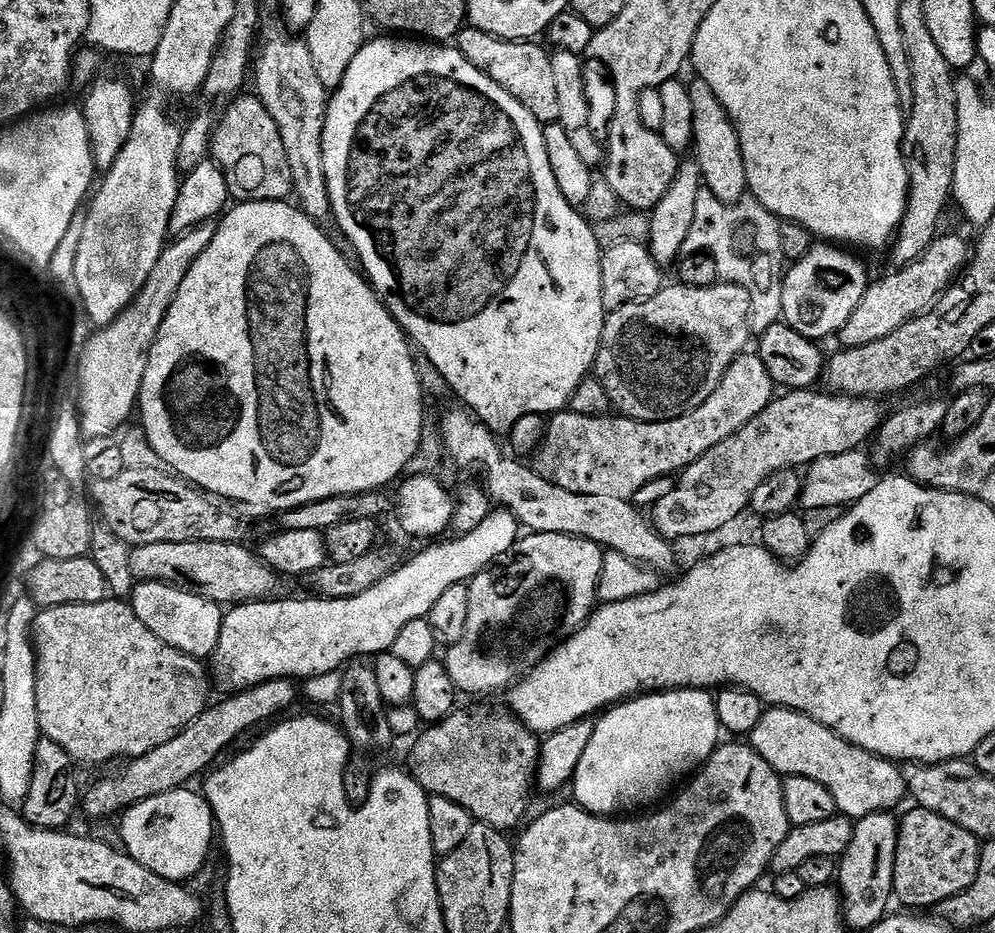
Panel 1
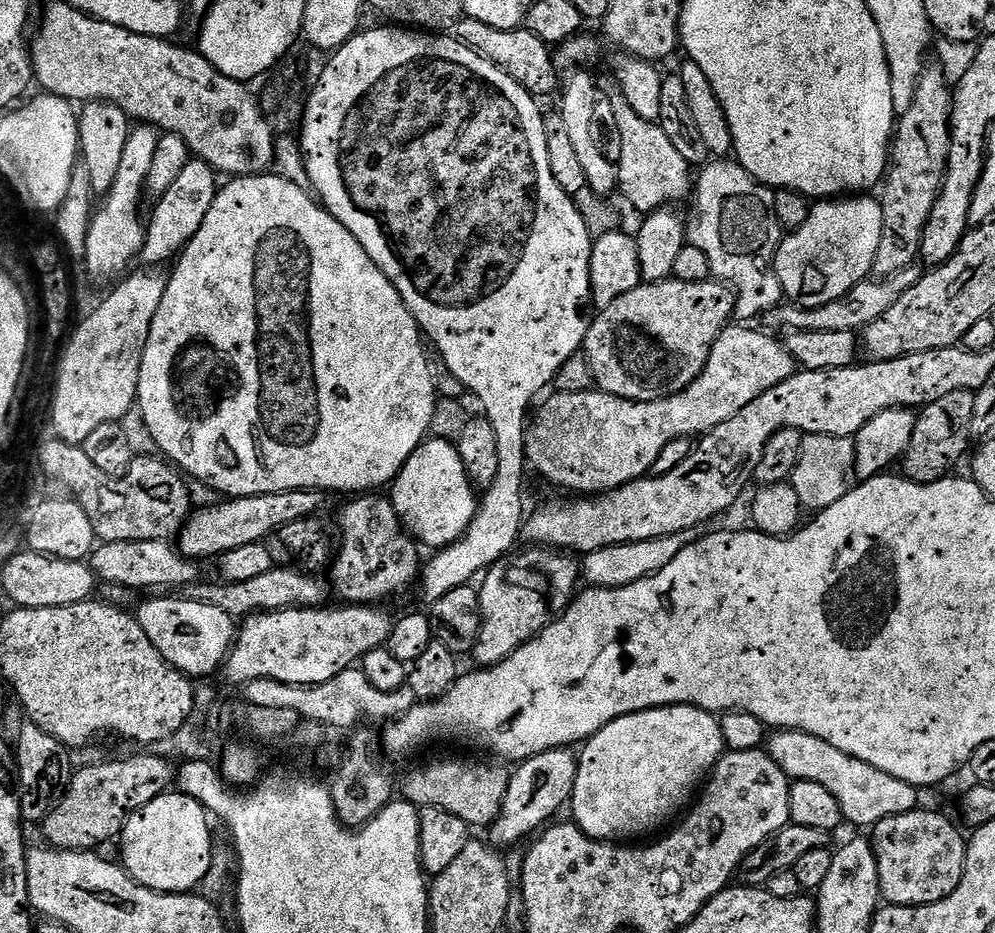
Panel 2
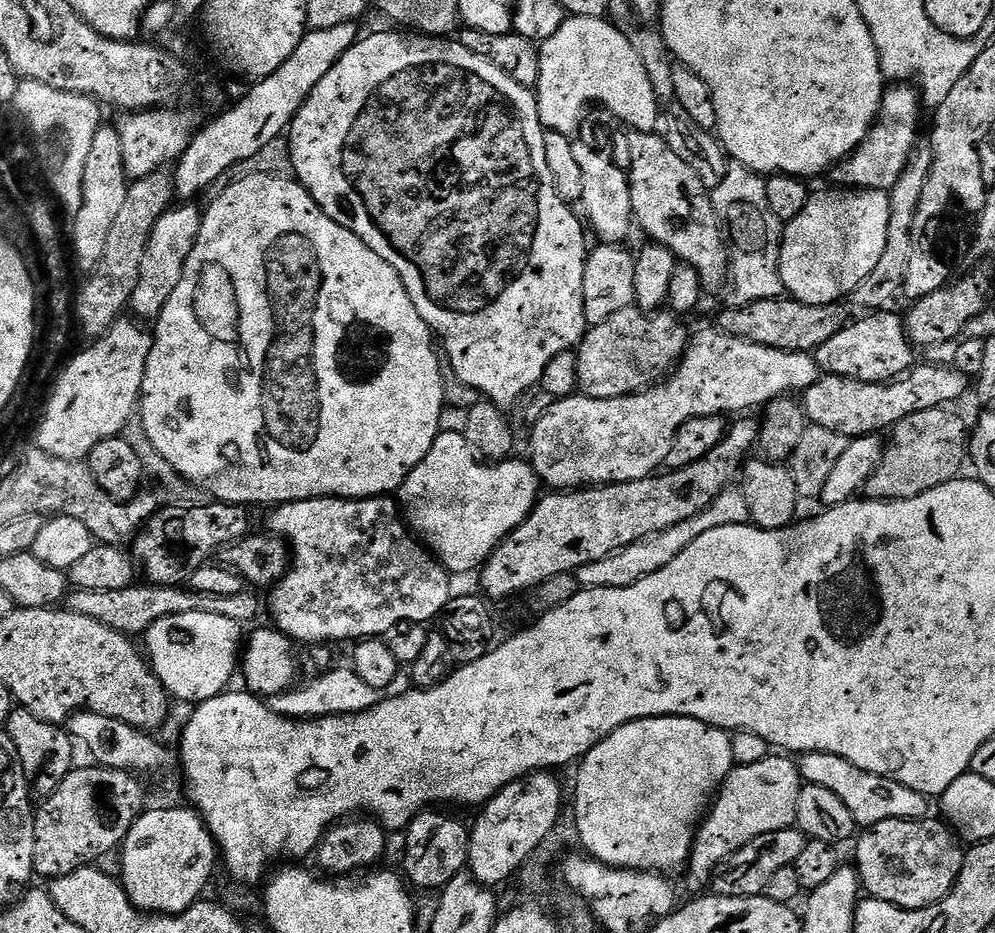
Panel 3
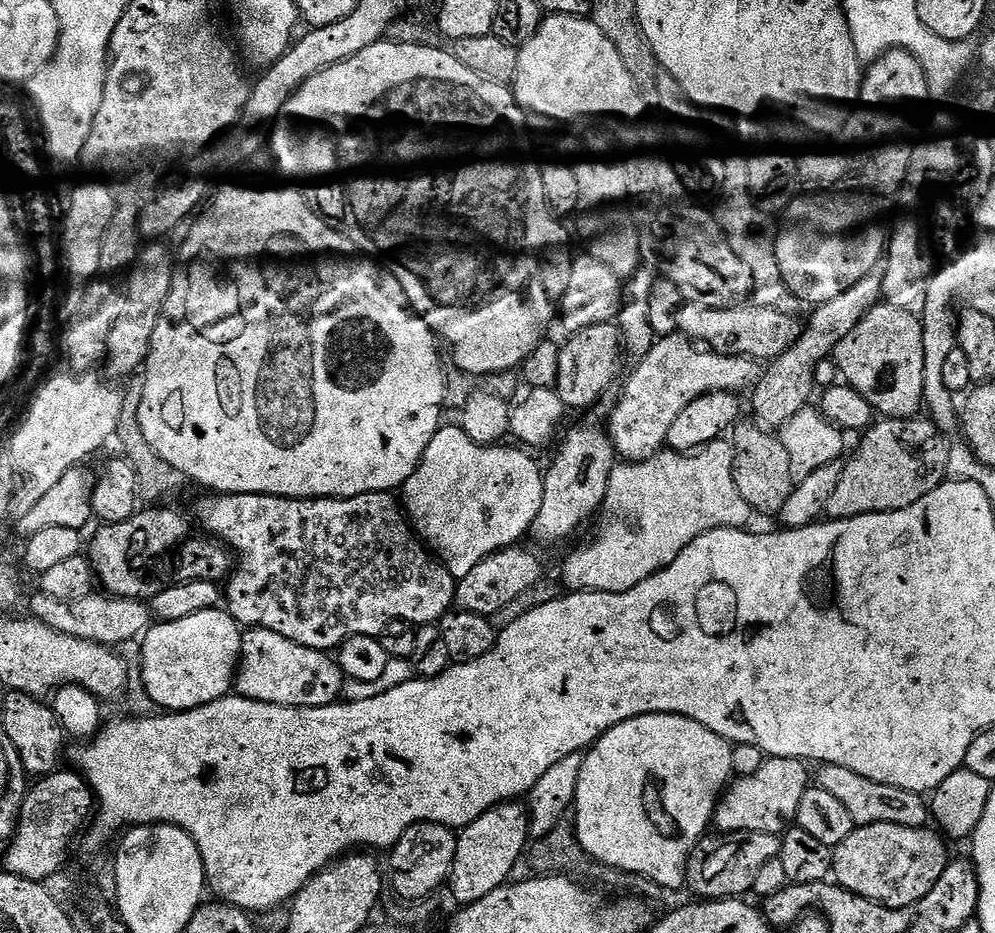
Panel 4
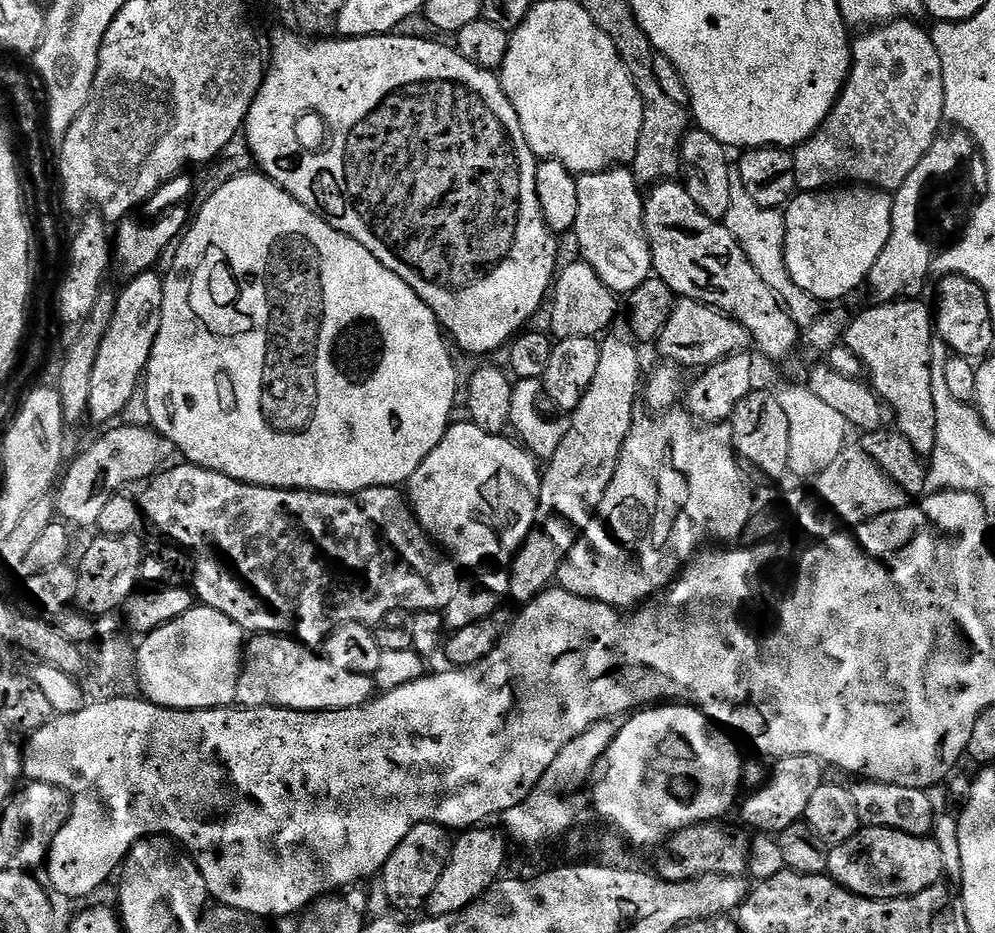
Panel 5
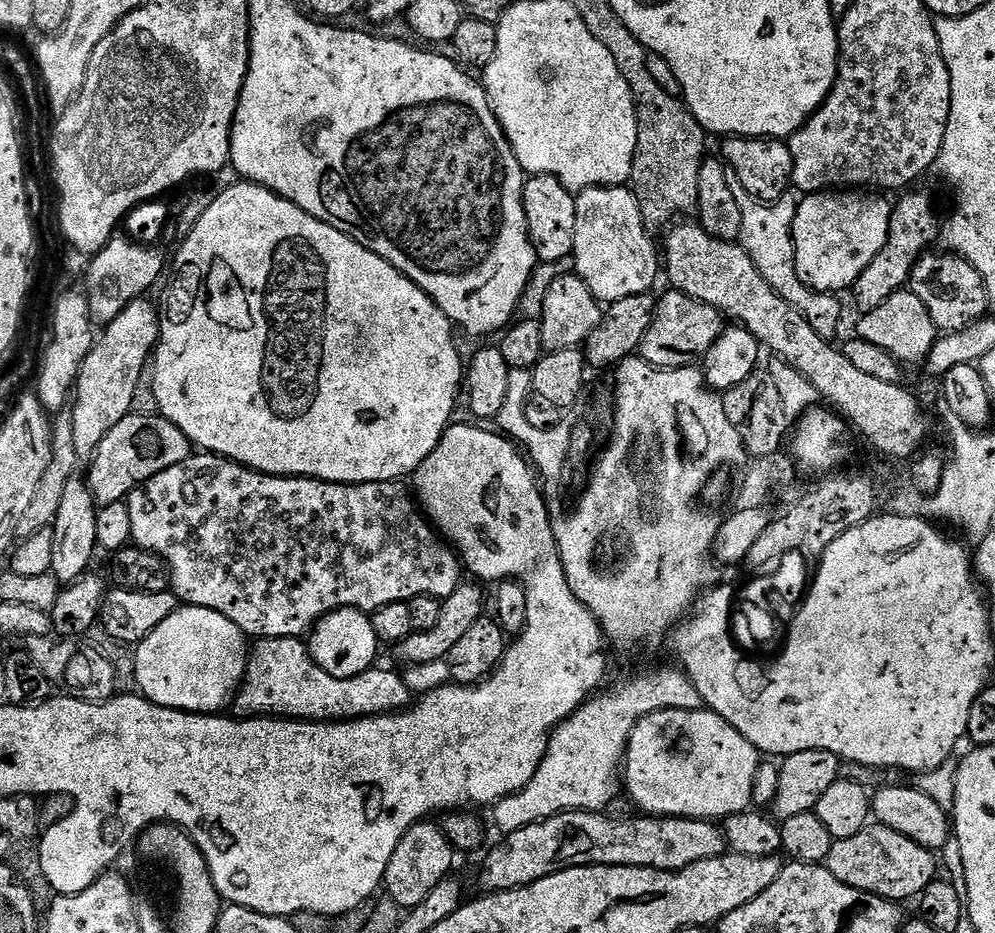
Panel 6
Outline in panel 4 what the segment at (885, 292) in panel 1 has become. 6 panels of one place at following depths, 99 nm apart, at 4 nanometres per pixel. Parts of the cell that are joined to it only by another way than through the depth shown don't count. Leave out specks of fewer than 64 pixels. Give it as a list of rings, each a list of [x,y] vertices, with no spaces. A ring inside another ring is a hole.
[[[748,302],[730,308],[705,308],[699,303],[691,303],[685,303],[679,313],[679,331],[701,345],[713,348],[716,352],[725,352],[728,356],[749,356],[761,362],[777,360],[798,342],[805,329],[799,315],[779,312],[767,308],[765,304]]]

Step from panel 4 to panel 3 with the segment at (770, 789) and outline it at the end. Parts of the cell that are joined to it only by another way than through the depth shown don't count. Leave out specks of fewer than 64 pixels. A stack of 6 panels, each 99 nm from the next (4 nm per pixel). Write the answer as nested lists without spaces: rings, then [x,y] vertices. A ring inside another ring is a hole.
[[[784,754],[768,756],[765,760],[756,760],[753,764],[737,763],[732,773],[724,779],[724,785],[716,793],[692,844],[692,855],[688,857],[686,873],[696,884],[704,884],[719,866],[720,860],[727,861],[739,848],[744,848],[755,836],[764,832],[776,832],[779,828],[791,828],[796,822],[798,794],[802,787],[802,777],[797,761]]]

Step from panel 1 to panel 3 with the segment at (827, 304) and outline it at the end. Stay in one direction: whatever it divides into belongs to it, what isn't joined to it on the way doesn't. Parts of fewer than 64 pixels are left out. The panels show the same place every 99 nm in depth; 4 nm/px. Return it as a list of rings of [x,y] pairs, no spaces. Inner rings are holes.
[[[829,189],[815,191],[809,197],[802,214],[785,225],[780,242],[780,280],[785,293],[809,306],[834,304],[851,297],[858,285],[872,273],[874,266],[878,266],[882,250],[886,250],[890,222],[888,193],[868,189]]]

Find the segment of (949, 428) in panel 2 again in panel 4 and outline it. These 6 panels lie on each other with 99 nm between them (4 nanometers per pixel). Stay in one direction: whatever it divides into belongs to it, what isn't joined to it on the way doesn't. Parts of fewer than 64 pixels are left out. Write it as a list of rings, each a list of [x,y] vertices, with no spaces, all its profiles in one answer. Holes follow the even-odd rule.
[[[880,418],[863,433],[860,449],[852,461],[847,461],[841,481],[828,502],[826,512],[831,519],[893,512],[914,506],[914,502],[922,502],[926,494],[949,479],[953,445],[943,436],[945,433],[939,424],[924,419]]]

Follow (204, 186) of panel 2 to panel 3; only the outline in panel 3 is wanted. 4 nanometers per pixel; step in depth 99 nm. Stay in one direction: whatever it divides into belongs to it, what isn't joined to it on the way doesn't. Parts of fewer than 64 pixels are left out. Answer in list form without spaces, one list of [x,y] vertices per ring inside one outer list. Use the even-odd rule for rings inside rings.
[[[184,202],[179,206],[170,207],[158,218],[153,233],[146,242],[146,254],[142,254],[138,286],[132,295],[130,308],[131,311],[137,312],[137,317],[159,316],[166,302],[170,302],[170,294],[174,294],[174,289],[178,287],[182,270],[186,266],[186,258],[190,258],[190,250],[194,250],[194,242],[200,233],[202,212],[201,209],[196,209],[196,206],[195,203]]]

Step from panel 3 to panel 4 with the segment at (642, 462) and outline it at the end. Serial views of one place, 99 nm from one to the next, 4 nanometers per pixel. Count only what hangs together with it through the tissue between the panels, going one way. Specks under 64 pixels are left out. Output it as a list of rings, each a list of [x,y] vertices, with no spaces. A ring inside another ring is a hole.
[[[673,334],[661,336],[653,343],[650,351],[639,357],[636,369],[628,381],[625,379],[624,393],[612,414],[612,428],[610,434],[616,446],[617,453],[625,461],[635,462],[649,460],[654,454],[665,451],[668,443],[670,428],[677,421],[686,406],[711,392],[739,393],[739,388],[751,389],[762,377],[762,364],[759,360],[752,360],[749,356],[728,356],[725,352],[716,352],[713,348],[701,346],[690,336]]]

